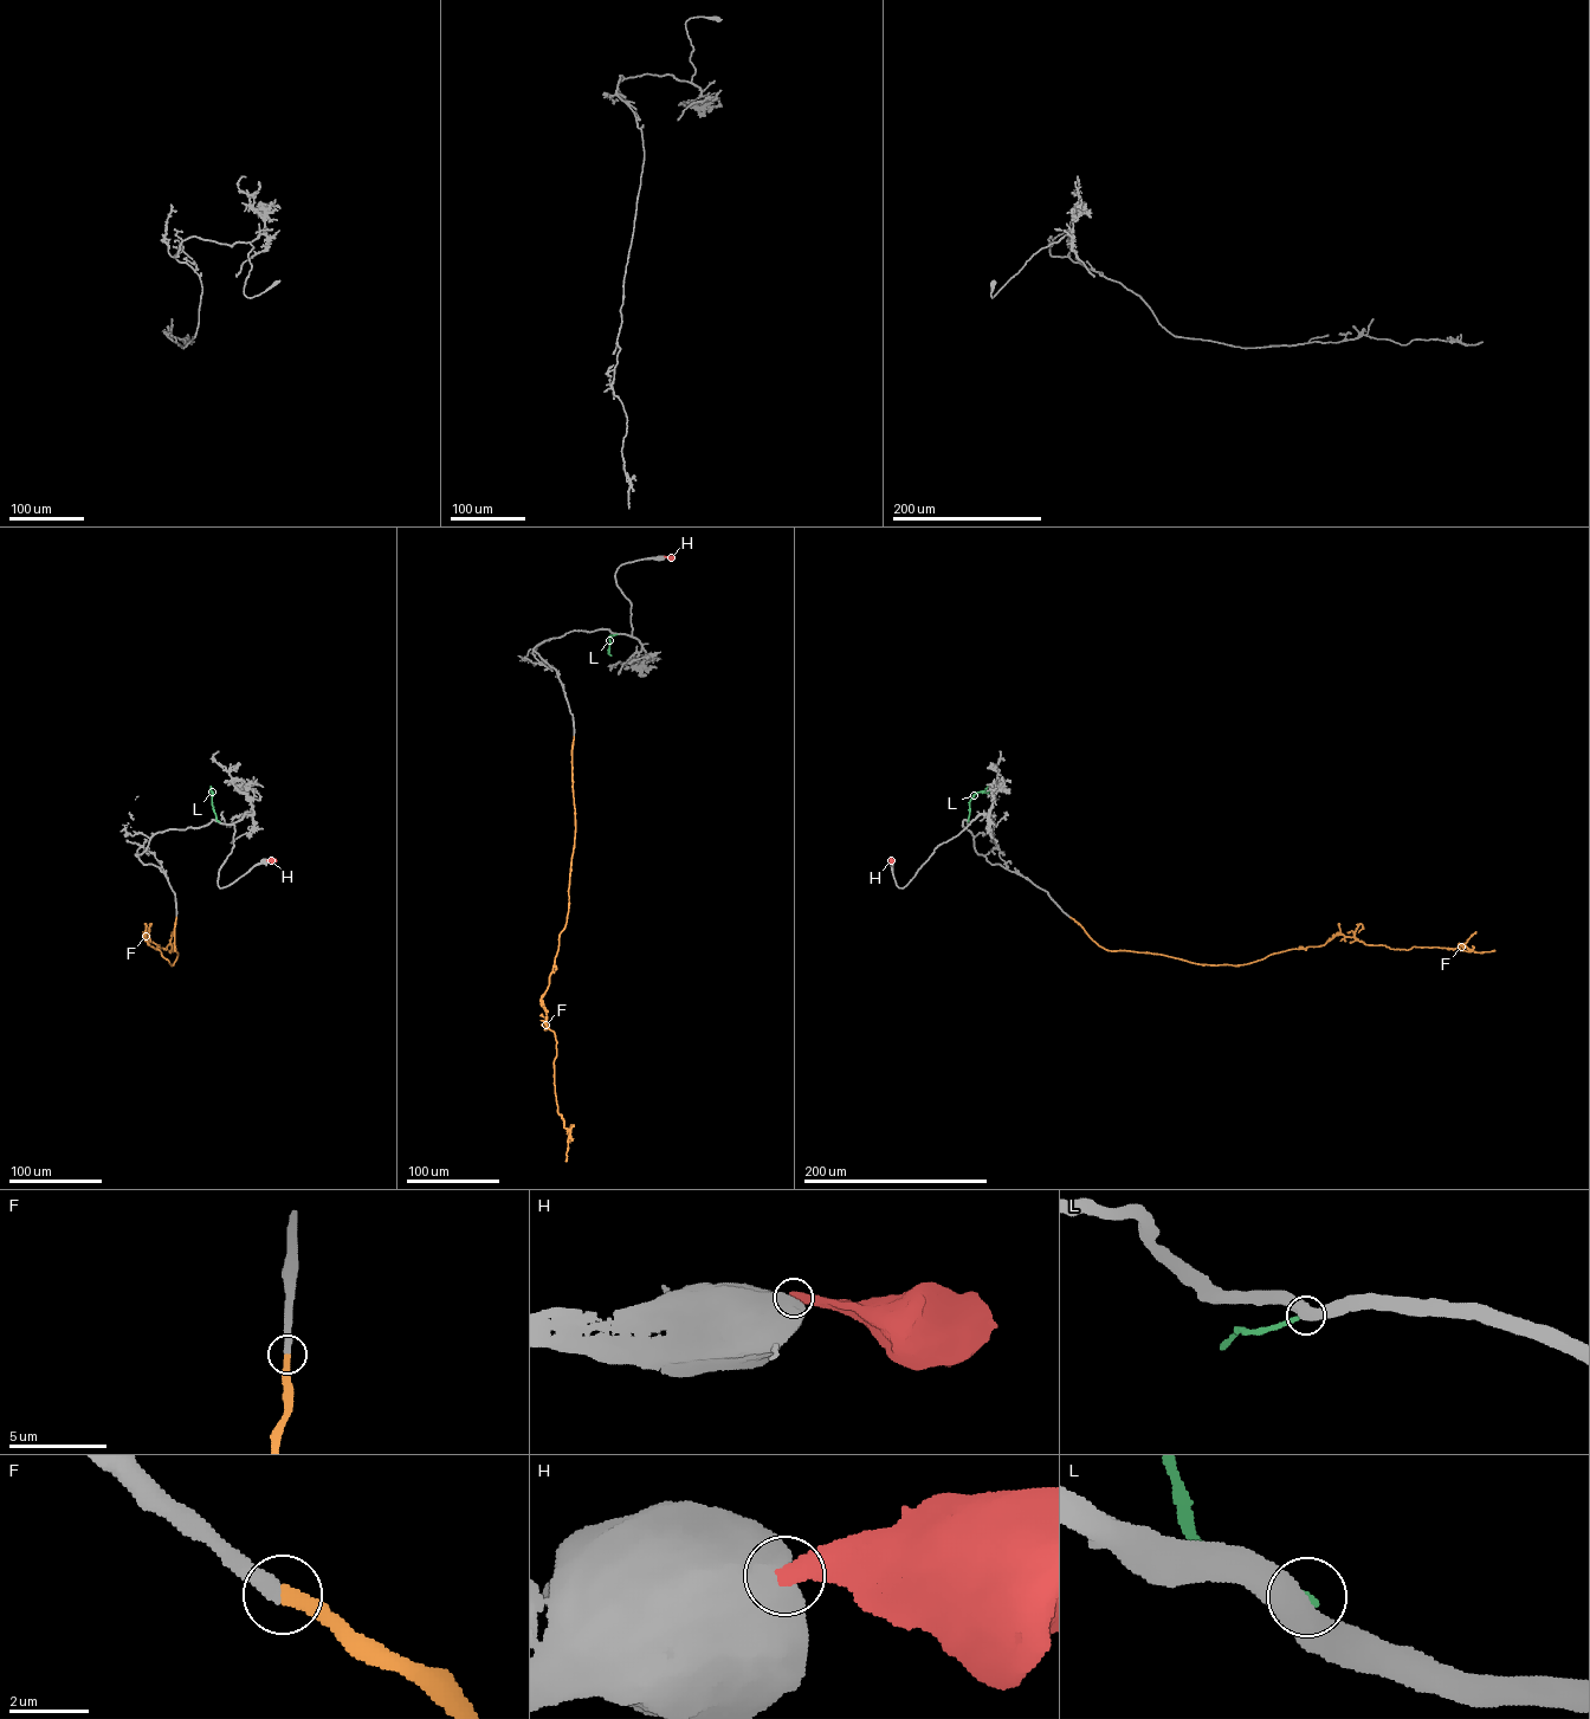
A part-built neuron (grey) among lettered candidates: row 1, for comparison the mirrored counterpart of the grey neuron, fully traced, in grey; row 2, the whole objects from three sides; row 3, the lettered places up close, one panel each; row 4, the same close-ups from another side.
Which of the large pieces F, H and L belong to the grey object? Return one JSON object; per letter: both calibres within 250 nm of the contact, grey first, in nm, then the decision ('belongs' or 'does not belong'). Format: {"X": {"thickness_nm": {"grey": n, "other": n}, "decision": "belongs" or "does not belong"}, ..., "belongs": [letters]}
{"F": {"thickness_nm": {"grey": 400, "other": 380}, "decision": "belongs"}, "H": {"thickness_nm": {"grey": 800, "other": 480}, "decision": "does not belong"}, "L": {"thickness_nm": {"grey": 550, "other": 280}, "decision": "does not belong"}, "belongs": ["F"]}

